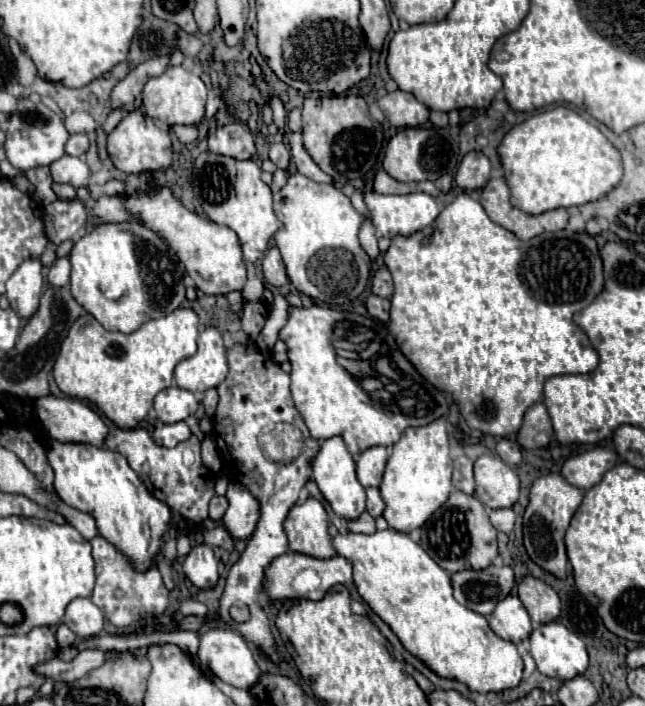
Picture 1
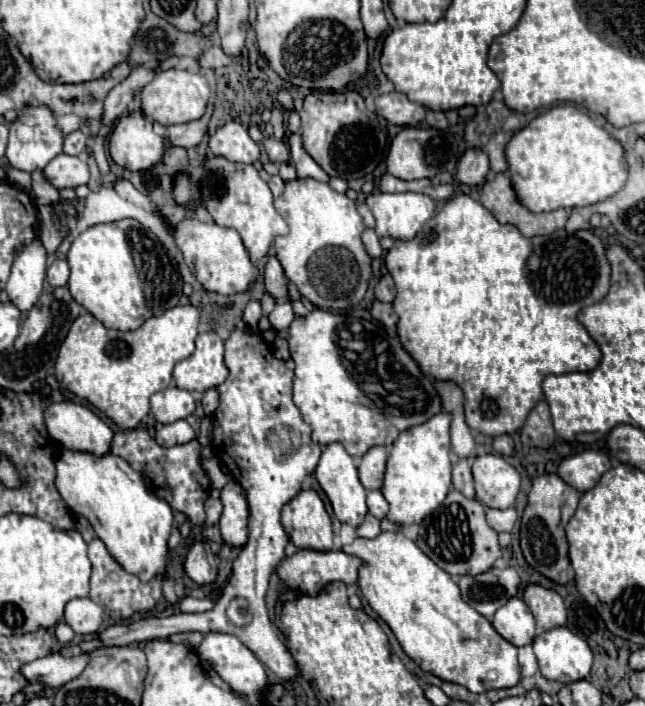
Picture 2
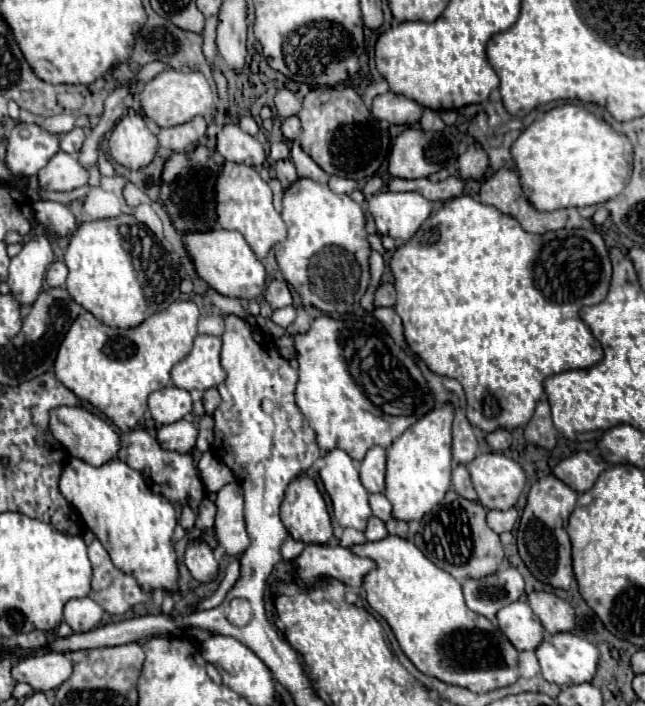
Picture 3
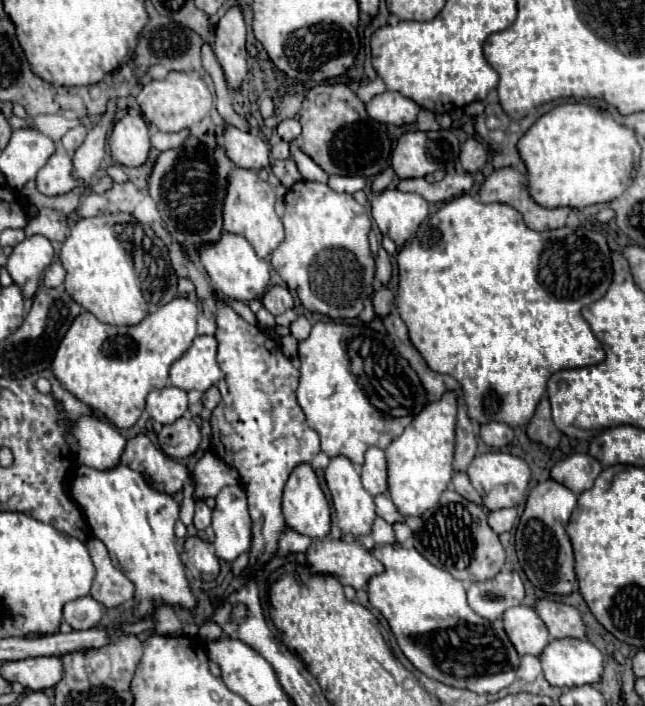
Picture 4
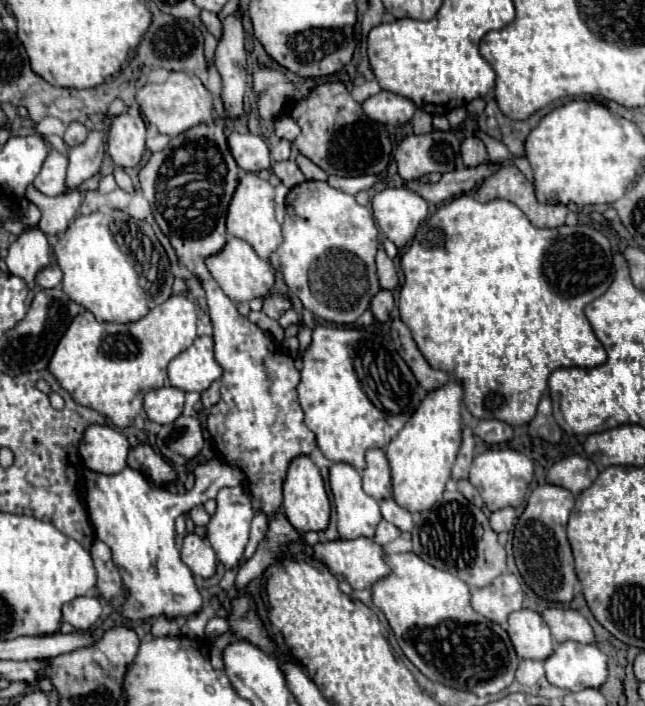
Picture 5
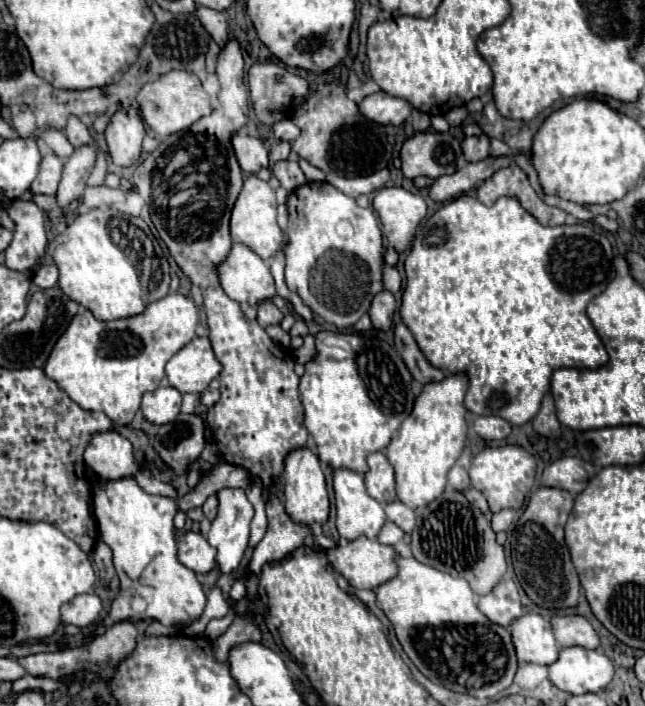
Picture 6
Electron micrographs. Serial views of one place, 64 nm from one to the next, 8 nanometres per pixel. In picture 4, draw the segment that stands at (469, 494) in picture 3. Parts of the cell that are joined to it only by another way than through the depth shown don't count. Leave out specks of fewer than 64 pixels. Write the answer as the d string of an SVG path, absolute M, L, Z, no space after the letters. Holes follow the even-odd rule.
M456 472L452 476L452 484L454 484L454 490L460 492L460 496L464 496L466 500L472 500L474 504L482 504L480 494L472 488L472 484L470 484L470 480L468 480L468 476L464 472Z

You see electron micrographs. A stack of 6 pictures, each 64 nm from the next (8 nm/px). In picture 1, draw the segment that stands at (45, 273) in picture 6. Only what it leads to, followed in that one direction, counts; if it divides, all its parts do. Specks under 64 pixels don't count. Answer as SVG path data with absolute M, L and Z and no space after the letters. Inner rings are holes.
M56 258L54 264L48 268L48 282L54 288L66 286L70 282L70 260L68 258Z

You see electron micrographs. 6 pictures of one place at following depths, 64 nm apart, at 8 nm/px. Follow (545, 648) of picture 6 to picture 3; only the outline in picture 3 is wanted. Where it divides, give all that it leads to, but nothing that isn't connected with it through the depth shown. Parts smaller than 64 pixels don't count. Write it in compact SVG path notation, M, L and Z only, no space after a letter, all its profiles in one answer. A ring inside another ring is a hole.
M526 602L504 606L498 612L498 624L518 652L536 650L544 640L544 626Z

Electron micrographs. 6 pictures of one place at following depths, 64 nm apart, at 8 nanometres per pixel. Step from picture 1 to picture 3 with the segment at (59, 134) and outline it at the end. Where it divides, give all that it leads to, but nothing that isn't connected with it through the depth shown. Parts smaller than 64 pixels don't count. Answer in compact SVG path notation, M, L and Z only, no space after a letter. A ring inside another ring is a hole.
M18 124L8 136L4 166L14 178L36 176L60 150L60 140L36 124Z

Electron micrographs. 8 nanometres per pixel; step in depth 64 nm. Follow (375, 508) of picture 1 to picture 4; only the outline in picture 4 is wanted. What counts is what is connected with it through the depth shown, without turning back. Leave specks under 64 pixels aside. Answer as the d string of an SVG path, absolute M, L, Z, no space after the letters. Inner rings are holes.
M380 494L380 496L376 496L374 502L376 502L376 514L378 514L380 518L384 518L386 522L390 522L390 524L406 522L406 518L398 512L398 508L394 506L394 502L390 500L388 494Z

